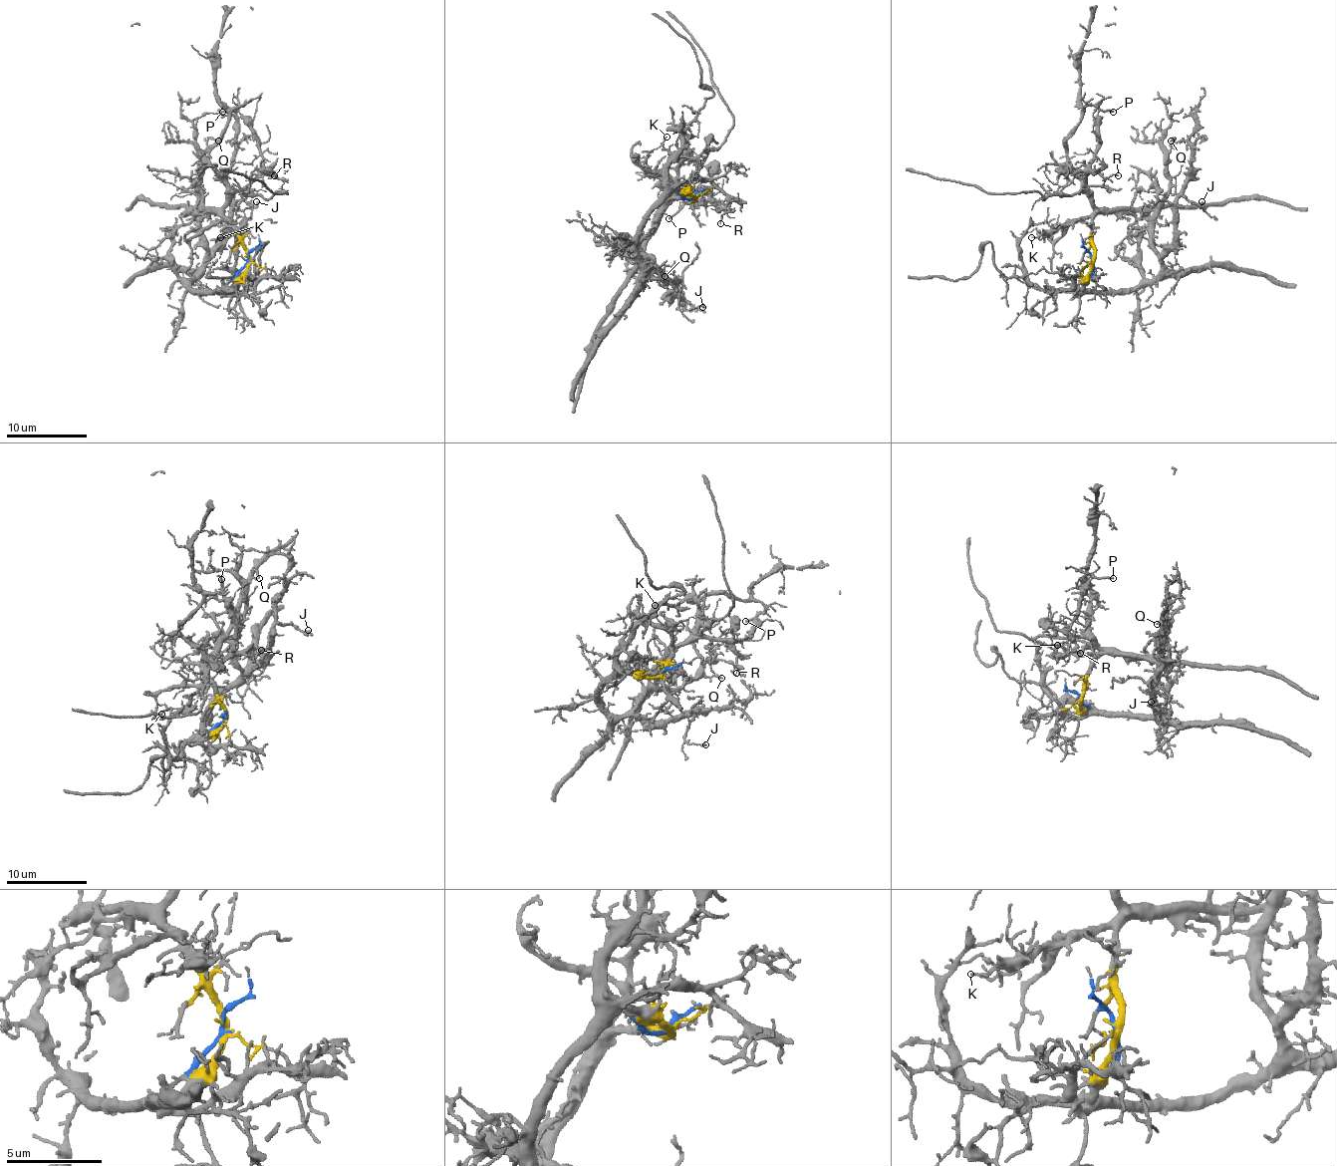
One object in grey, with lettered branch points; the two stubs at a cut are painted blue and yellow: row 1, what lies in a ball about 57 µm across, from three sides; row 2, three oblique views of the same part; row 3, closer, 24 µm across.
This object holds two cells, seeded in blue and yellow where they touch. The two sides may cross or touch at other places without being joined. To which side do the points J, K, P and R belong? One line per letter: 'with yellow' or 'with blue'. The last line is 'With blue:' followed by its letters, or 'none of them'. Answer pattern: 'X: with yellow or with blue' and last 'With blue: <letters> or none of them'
J: with blue
K: with yellow
P: with yellow
R: with yellow
With blue: J

